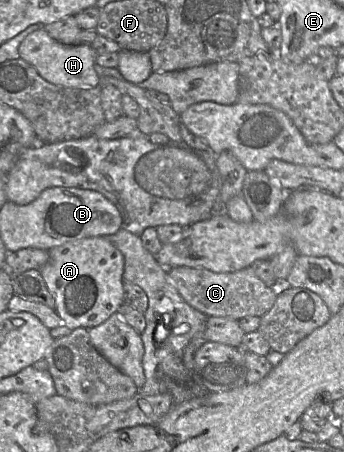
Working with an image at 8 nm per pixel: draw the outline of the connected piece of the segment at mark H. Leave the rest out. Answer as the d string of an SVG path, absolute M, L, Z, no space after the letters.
M40 27L30 33L19 46L19 58L32 65L46 81L70 88L93 88L100 86L100 77L95 71L98 54L91 45L64 45L54 40Z

